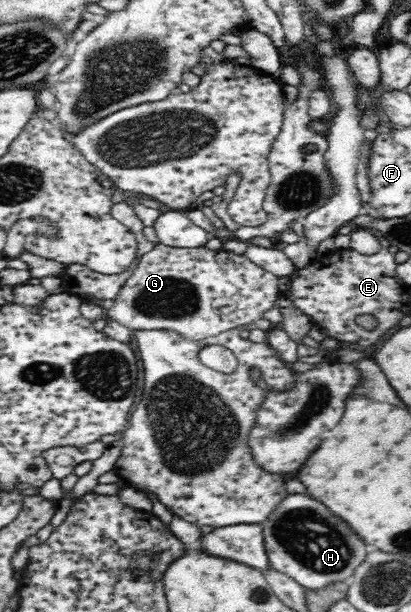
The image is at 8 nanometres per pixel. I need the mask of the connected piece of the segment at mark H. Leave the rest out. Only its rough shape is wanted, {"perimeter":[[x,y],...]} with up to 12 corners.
{"perimeter":[[312,495],[261,524],[272,569],[316,591],[349,582],[366,541]]}

